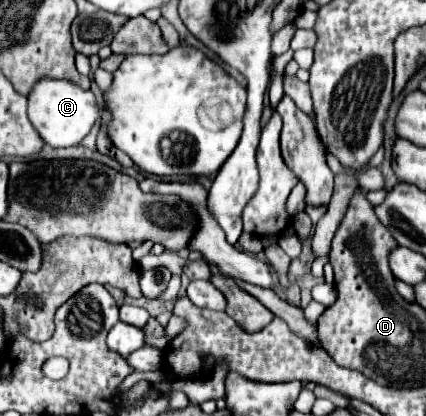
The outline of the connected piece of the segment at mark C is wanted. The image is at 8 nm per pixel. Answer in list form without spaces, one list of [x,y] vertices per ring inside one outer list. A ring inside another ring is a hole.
[[[44,78],[28,96],[28,118],[46,144],[54,148],[68,148],[80,144],[82,138],[88,136],[88,132],[100,118],[100,106],[90,90],[82,90],[68,80]]]

